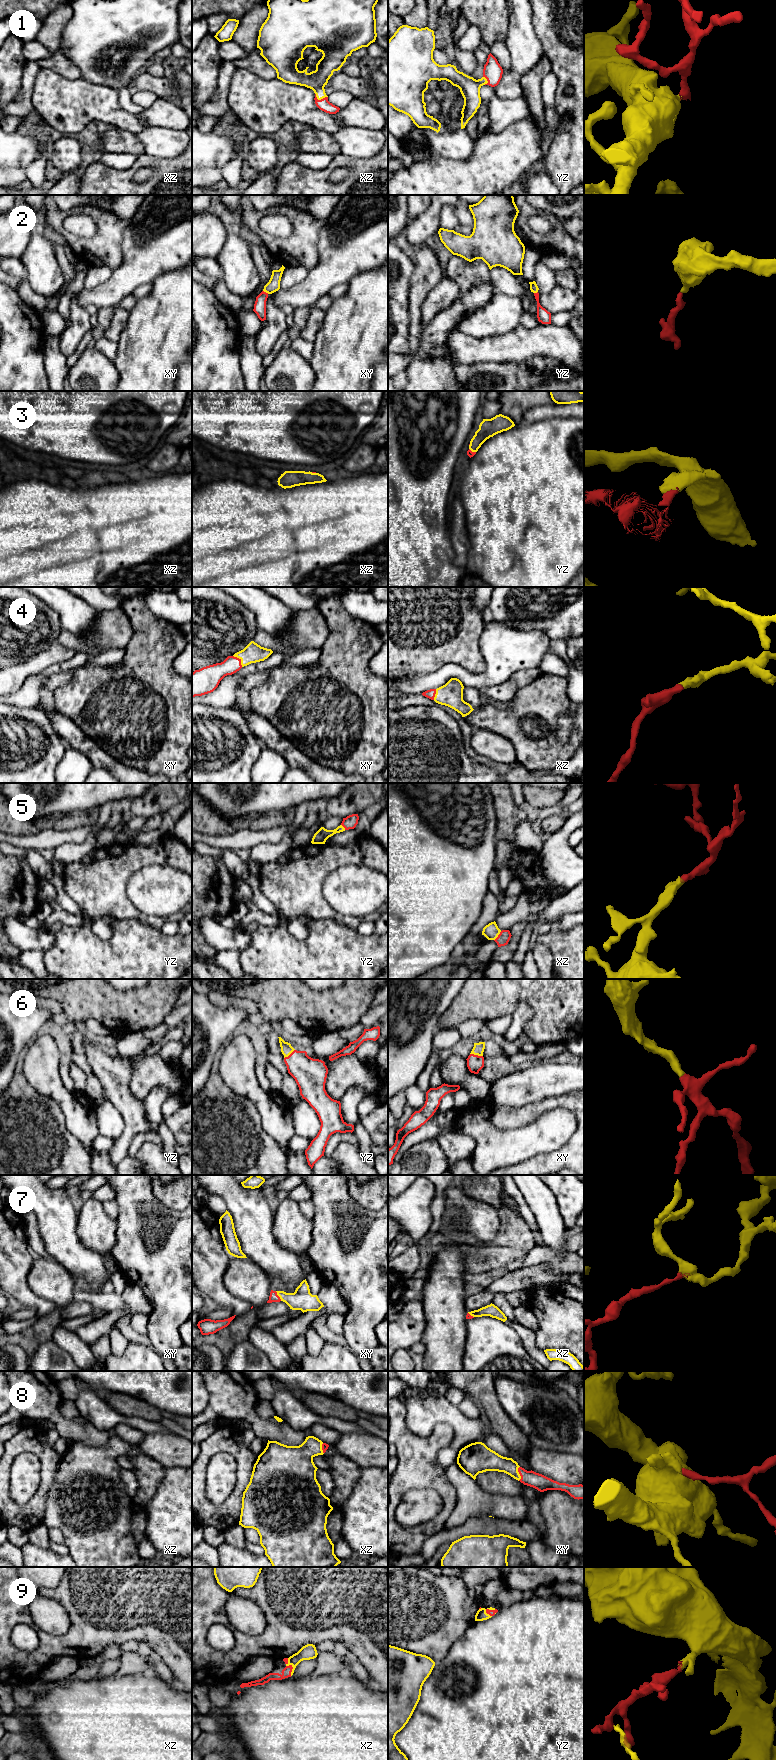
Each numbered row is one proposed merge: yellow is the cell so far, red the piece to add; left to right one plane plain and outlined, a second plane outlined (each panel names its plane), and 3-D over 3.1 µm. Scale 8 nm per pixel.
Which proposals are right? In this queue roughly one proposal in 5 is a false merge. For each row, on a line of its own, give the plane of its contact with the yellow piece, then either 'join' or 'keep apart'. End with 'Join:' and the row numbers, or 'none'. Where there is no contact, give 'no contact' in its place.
1: meets yellow in xz; join
2: meets yellow in xy; join
3: meets yellow in yz; join
4: meets yellow in xy; join
5: meets yellow in xz; join
6: meets yellow in xy; join
7: meets yellow in xy; join
8: meets yellow in xy; join
9: meets yellow in xz; join
Join: 1, 2, 3, 4, 5, 6, 7, 8, 9

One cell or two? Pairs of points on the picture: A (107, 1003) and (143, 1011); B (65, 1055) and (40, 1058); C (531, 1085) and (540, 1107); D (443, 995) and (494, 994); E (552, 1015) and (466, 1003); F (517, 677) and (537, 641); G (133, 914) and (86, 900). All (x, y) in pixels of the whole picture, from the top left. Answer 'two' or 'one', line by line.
A: one
B: two
C: two
D: two
E: one
F: two
G: one

